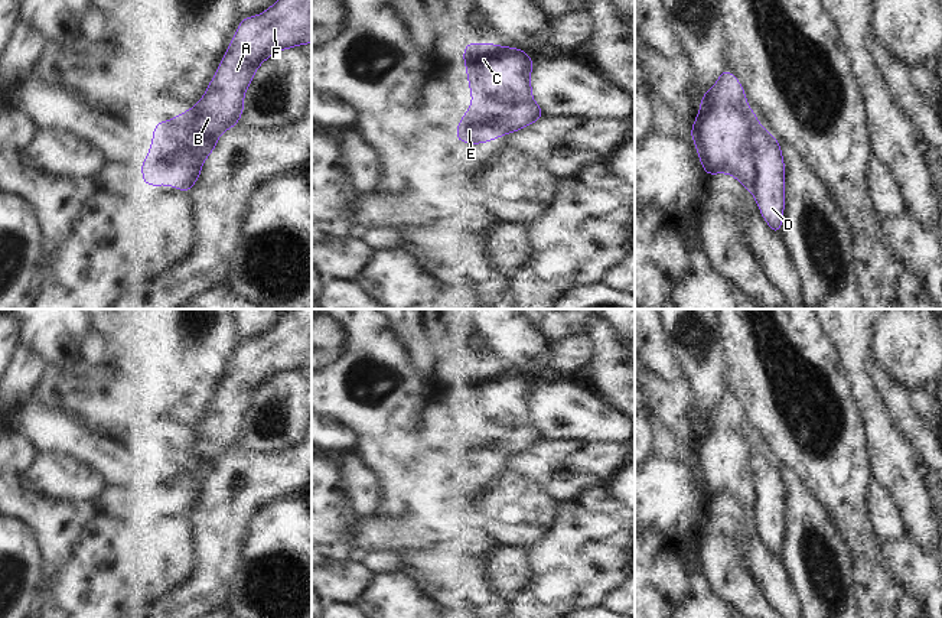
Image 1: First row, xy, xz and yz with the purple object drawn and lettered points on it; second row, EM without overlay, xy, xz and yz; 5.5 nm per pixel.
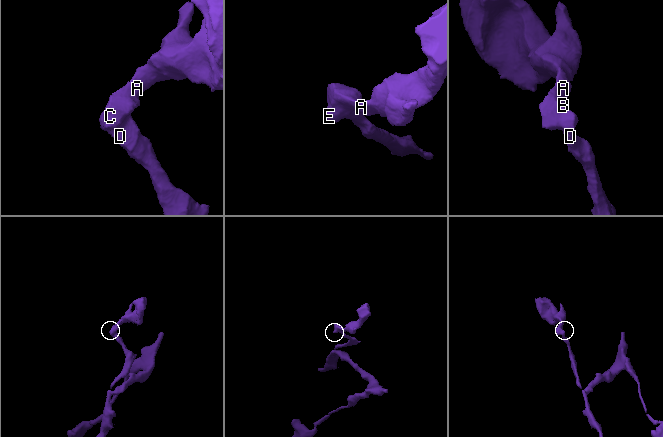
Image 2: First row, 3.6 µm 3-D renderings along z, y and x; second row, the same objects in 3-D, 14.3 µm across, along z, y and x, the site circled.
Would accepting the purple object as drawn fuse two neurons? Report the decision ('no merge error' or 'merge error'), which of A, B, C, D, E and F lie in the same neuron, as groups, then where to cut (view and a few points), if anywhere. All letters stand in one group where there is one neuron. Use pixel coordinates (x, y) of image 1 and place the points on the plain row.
merge error | A B C F / D E | xy (160, 452), (169, 448), (195, 452), (202, 467), (218, 458)

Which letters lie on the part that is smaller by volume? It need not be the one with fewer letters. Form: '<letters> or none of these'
A, B, C, F

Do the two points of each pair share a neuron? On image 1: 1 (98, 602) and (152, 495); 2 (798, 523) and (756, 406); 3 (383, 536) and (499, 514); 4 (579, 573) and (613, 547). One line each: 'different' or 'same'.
1: different
2: different
3: different
4: same

